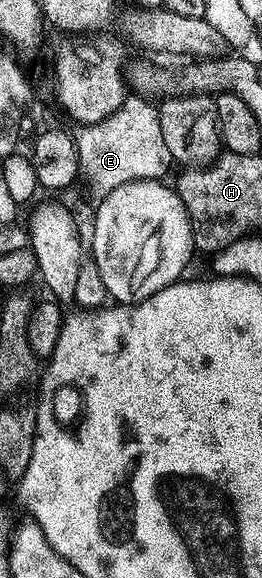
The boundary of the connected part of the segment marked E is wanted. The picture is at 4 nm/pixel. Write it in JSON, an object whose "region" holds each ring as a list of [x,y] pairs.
{"region":[[[124,97],[122,105],[113,113],[76,133],[83,181],[96,201],[107,198],[109,192],[121,184],[162,179],[163,173],[173,166],[171,153],[165,146],[165,136],[161,134],[158,109],[154,105],[151,107],[146,97],[135,97],[139,98]]]}

